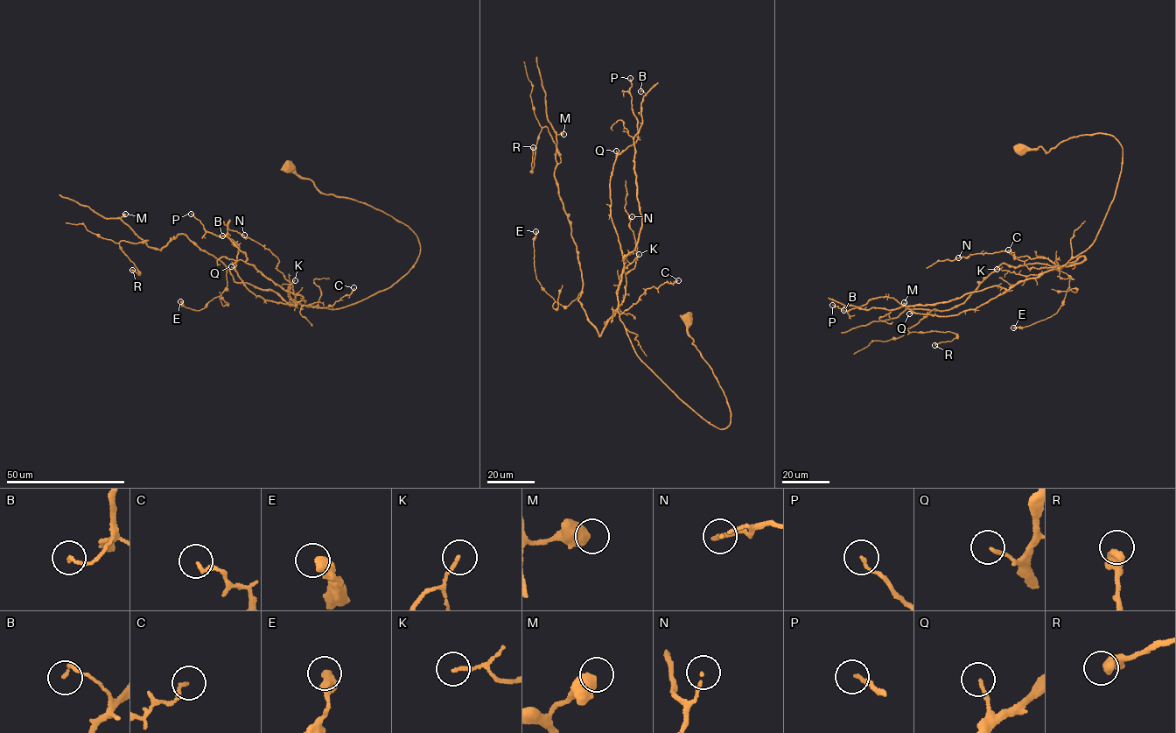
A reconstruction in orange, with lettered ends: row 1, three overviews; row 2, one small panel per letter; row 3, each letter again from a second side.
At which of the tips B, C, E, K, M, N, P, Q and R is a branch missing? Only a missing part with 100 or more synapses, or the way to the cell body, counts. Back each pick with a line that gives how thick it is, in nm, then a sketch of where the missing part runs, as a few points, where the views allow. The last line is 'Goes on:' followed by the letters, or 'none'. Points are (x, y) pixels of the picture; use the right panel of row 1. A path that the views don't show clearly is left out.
Goes on: none

